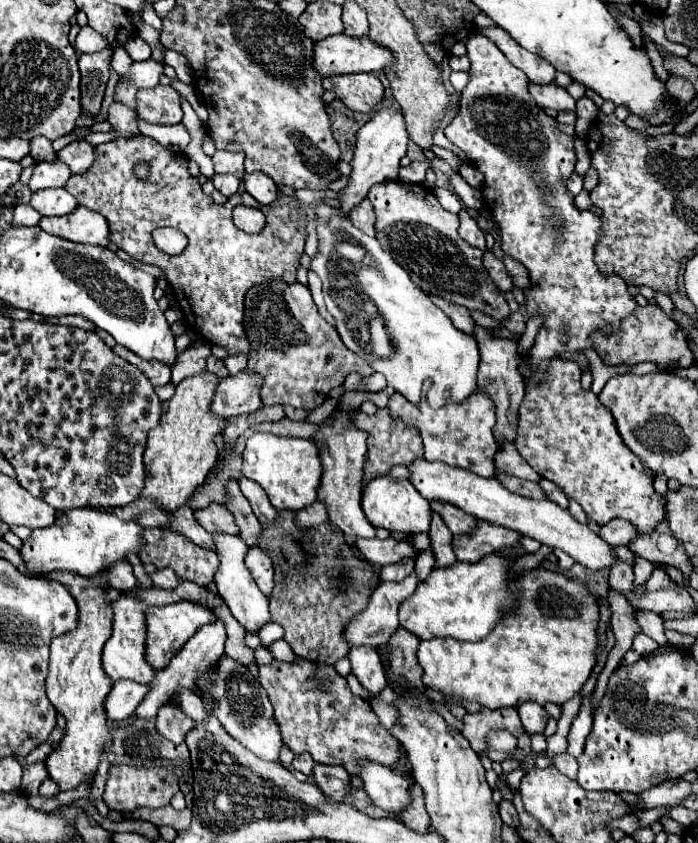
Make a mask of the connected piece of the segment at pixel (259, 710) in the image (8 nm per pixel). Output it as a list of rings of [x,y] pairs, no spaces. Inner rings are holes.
[[[222,657],[216,667],[216,675],[212,679],[212,703],[214,715],[222,723],[222,727],[248,751],[264,761],[278,761],[278,753],[282,747],[280,729],[272,715],[272,705],[268,701],[266,691],[258,681],[258,673],[254,667],[244,667],[230,657]]]

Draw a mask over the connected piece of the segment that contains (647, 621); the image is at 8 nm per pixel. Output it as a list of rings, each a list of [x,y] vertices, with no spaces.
[[[638,611],[636,615],[638,615],[638,623],[640,623],[644,635],[654,639],[658,645],[666,645],[668,643],[666,635],[664,635],[664,625],[662,625],[660,615],[656,615],[656,613],[644,613],[644,611]]]

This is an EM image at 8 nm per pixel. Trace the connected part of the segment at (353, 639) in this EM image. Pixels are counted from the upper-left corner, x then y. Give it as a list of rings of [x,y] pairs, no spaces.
[[[416,573],[408,575],[400,583],[380,581],[378,589],[374,589],[374,593],[372,593],[372,597],[368,601],[368,607],[362,613],[358,613],[358,617],[354,617],[354,621],[350,625],[346,625],[344,641],[350,647],[362,647],[362,645],[366,645],[366,647],[380,647],[380,645],[384,645],[390,639],[390,635],[396,631],[396,627],[398,627],[398,619],[394,619],[396,611],[398,611],[398,605],[414,593],[416,585],[418,585]]]

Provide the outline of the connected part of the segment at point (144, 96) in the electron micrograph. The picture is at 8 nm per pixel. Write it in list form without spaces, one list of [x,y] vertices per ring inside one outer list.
[[[156,85],[138,91],[138,115],[154,125],[172,125],[182,121],[180,95],[170,85]]]

